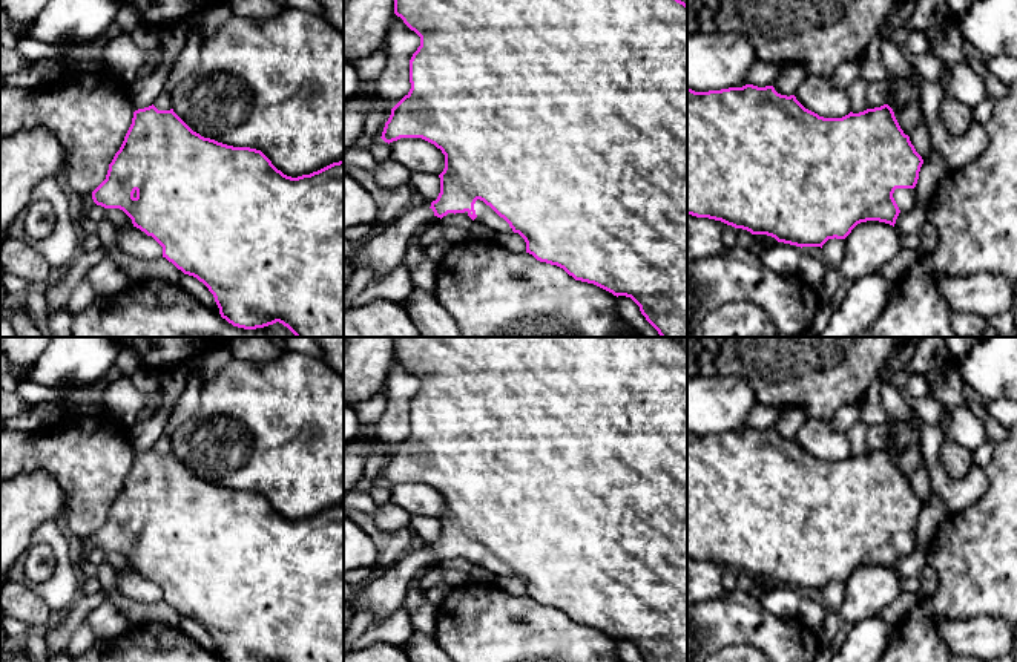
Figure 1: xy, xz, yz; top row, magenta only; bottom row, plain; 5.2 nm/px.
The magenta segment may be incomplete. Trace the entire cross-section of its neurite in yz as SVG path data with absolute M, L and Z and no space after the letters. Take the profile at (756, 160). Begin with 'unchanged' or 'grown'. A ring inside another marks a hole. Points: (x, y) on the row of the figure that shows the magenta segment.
grown; M745 84L709 92L687 87L687 215L696 218L721 221L801 248L822 248L828 239L845 239L861 222L879 221L894 227L900 211L917 205L914 187L922 164L888 104L824 118L805 109L795 95L778 93L773 86Z

